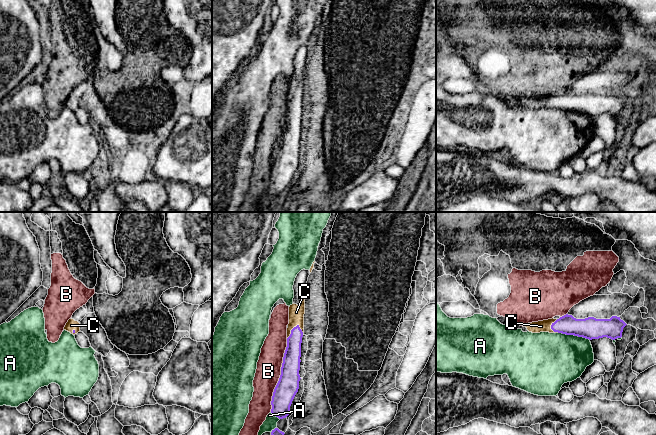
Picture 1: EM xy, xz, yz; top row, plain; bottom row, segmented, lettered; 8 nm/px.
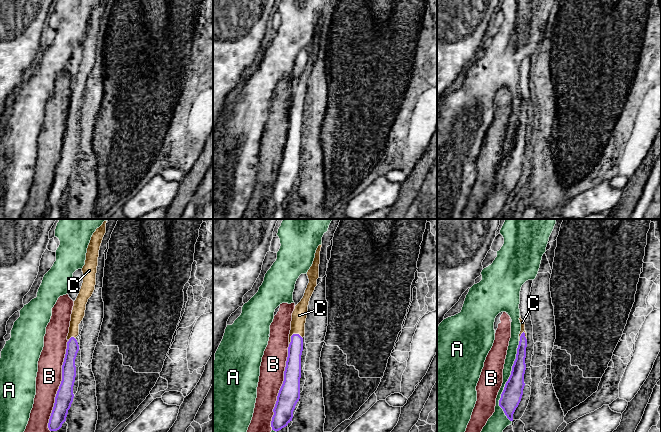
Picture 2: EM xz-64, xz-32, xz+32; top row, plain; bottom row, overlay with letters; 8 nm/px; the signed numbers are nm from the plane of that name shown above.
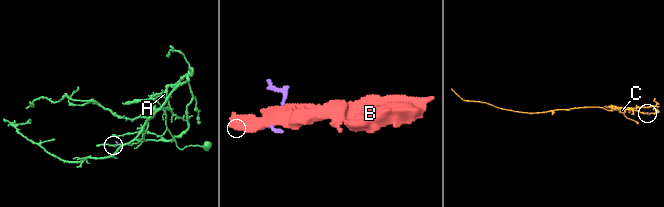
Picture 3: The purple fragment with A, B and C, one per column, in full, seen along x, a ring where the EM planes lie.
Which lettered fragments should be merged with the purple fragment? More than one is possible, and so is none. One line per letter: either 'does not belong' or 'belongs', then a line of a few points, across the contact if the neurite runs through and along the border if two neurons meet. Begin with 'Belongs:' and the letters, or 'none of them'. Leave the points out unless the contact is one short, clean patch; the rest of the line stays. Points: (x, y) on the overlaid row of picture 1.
Belongs: C
A: does not belong
B: does not belong
C: belongs | xz (291, 361), (291, 331), (296, 325), (296, 312)

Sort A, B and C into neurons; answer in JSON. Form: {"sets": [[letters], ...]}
{"sets": [["A"], ["B"], ["C"]]}

